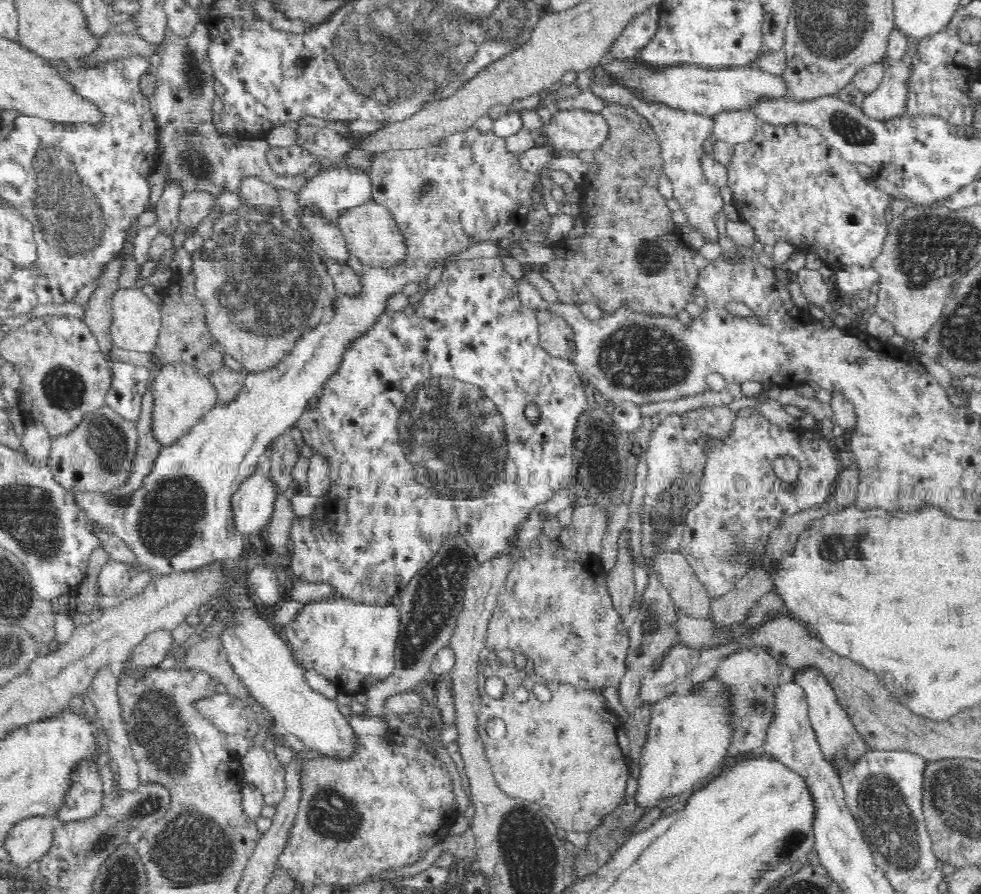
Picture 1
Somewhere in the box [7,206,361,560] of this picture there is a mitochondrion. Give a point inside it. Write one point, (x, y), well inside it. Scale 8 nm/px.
(265, 278)

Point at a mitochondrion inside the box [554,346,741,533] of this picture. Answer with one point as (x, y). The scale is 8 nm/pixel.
(678, 491)

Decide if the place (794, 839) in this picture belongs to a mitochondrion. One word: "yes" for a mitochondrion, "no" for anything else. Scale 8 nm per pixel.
yes

